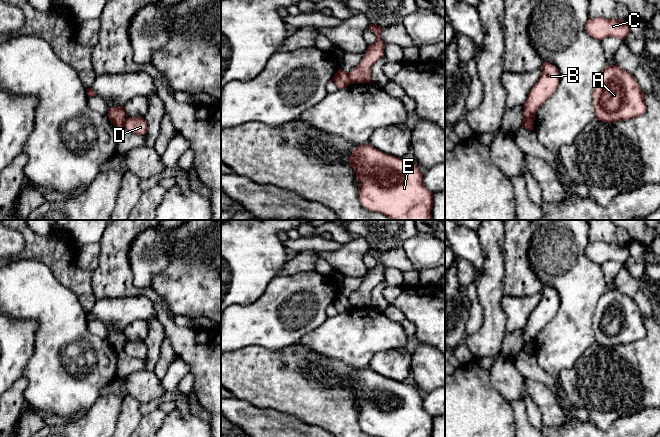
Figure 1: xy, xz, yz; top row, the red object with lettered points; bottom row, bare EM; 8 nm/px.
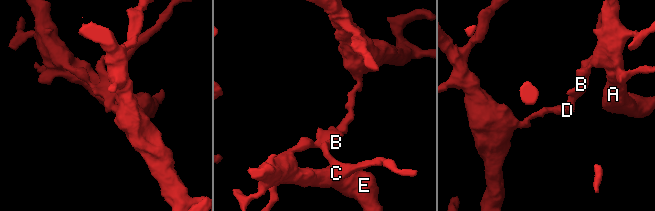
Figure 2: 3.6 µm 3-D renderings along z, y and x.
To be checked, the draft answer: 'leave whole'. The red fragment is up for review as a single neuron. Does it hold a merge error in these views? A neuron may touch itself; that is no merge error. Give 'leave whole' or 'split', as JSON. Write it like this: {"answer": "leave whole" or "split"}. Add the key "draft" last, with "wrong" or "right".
{"answer": "split", "draft": "wrong"}

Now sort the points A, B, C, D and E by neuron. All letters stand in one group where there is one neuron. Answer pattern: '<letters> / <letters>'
A B C E / D

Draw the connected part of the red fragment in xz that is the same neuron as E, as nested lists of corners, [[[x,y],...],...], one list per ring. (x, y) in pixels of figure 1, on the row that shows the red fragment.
[[[370,144],[359,145],[348,160],[355,170],[359,201],[365,209],[380,212],[390,220],[433,220],[433,193],[425,187],[417,164],[382,153]]]

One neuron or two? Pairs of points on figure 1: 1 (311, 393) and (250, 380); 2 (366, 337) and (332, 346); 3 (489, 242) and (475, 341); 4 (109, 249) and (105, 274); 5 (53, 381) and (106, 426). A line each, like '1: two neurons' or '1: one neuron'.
1: one neuron
2: one neuron
3: one neuron
4: one neuron
5: two neurons

